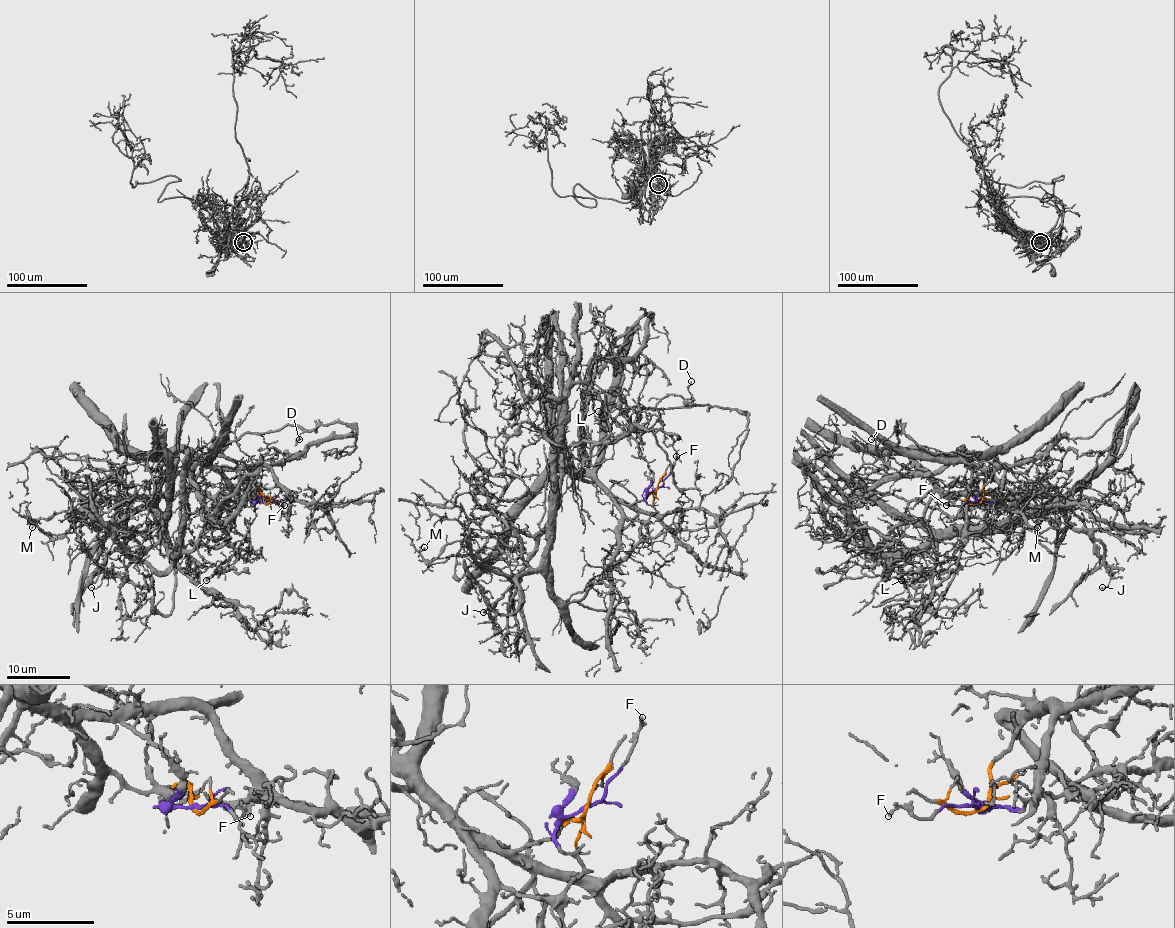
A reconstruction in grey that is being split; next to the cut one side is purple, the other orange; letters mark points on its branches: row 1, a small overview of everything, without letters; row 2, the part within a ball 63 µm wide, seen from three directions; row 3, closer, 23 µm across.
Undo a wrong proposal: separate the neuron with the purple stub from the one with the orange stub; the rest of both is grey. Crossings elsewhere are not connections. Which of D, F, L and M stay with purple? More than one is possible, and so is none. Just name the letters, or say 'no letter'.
F

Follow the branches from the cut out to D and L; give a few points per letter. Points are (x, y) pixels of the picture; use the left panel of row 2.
D: (264, 502), (251, 480), (204, 459), (247, 432), (296, 424), (302, 431), (296, 442), (299, 439)
L: (264, 502), (259, 488), (239, 472), (199, 459), (193, 466), (196, 494), (231, 528), (234, 550), (205, 580)

